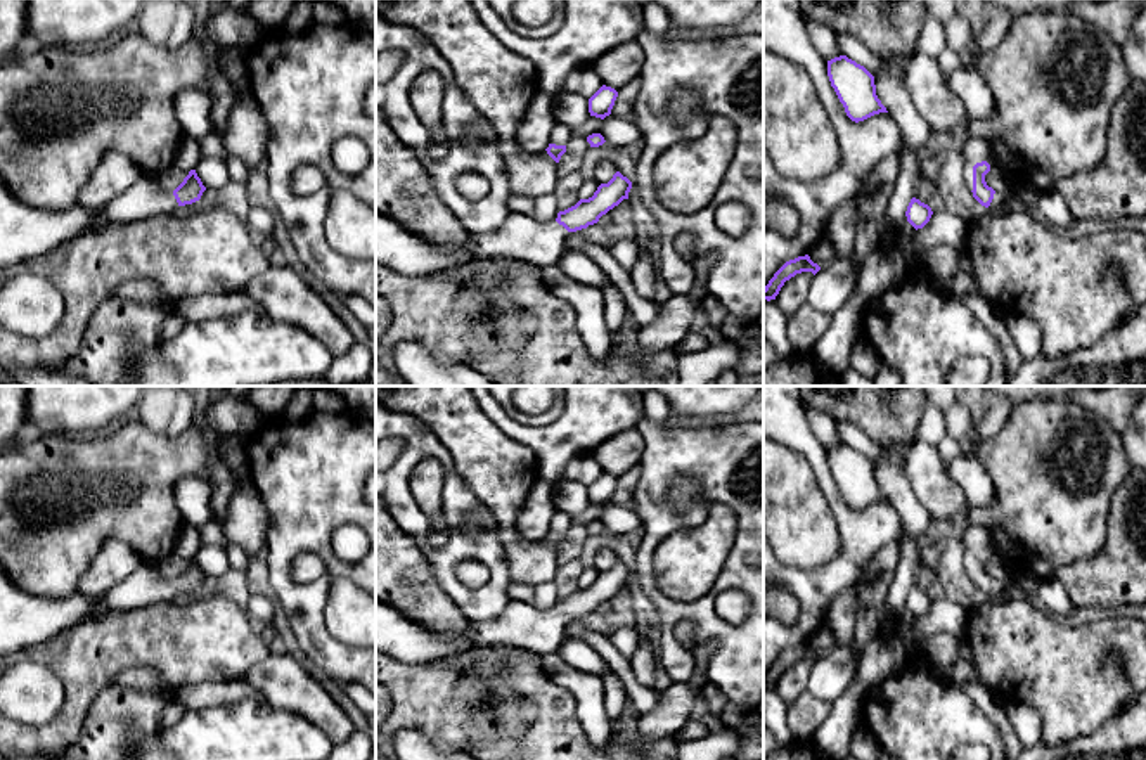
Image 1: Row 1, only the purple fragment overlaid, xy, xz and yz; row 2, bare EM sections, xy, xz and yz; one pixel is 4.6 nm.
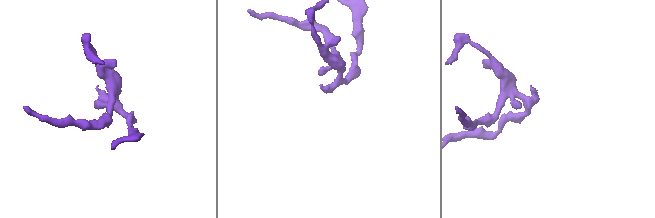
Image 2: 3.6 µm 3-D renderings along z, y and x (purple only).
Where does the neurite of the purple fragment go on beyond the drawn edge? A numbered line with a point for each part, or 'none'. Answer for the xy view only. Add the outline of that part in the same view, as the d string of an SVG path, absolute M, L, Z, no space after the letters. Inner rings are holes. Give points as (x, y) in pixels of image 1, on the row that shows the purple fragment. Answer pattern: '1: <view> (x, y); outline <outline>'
1: xy (26, 232); outline M142 175L99 211L74 204L64 211L38 209L17 201L0 177L0 268L42 258L62 244L90 232L97 218L109 223L133 223L175 213L173 190L164 190L158 178Z

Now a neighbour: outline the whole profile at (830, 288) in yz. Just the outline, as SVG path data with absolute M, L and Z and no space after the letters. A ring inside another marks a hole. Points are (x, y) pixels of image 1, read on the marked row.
M909 55L879 57L883 69L874 76L876 95L900 130L900 147L878 163L866 189L857 197L857 232L853 258L821 268L810 282L807 303L817 312L834 315L857 286L855 263L881 248L881 230L895 182L900 156L905 149L921 154L935 135L928 121L916 109L904 81L904 64Z

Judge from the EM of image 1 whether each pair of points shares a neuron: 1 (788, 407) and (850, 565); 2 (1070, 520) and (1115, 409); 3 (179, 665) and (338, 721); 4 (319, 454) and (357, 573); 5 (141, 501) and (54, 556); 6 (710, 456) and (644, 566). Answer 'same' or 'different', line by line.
1: same
2: different
3: different
4: same
5: same
6: same

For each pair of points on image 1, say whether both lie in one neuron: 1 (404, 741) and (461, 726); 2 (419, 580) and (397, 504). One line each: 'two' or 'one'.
1: two
2: two

